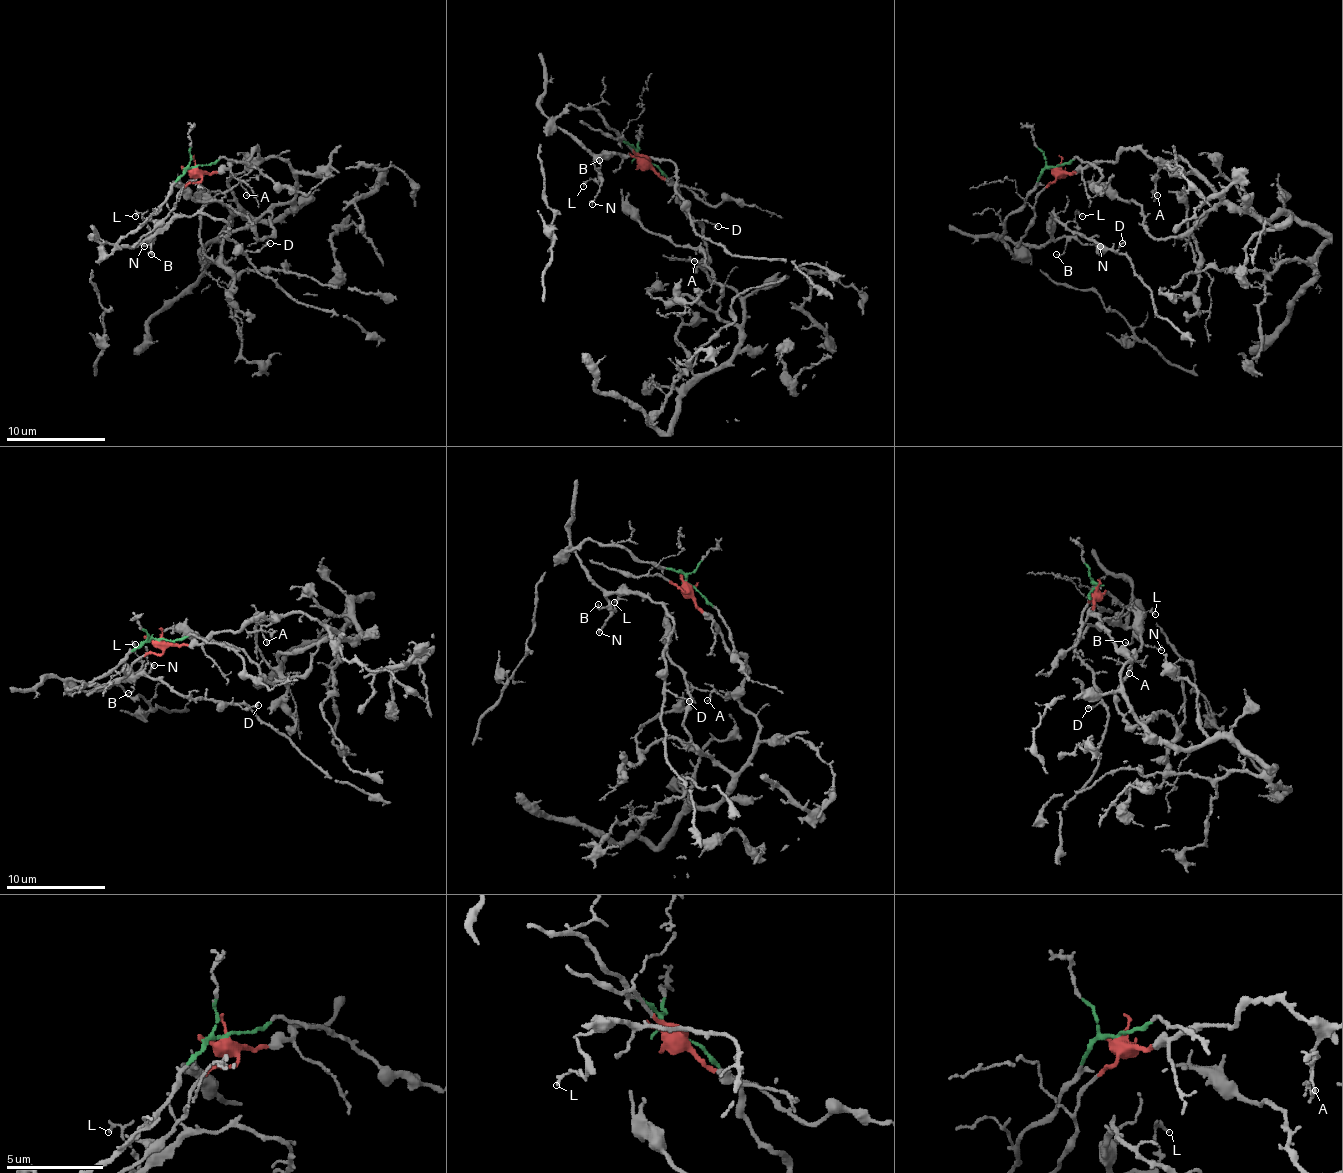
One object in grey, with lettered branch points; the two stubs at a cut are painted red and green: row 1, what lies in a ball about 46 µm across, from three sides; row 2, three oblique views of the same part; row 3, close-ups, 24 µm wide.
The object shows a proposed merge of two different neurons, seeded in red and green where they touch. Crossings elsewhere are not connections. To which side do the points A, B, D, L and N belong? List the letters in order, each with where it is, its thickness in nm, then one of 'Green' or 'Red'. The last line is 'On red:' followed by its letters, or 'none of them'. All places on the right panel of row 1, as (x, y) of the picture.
A: Place: (1157, 195). Thickness 110 nm. Red
B: Place: (1056, 254). Thickness 110 nm. Green
D: Place: (1122, 243). Thickness 130 nm. Green
L: Place: (1082, 216). Thickness 140 nm. Green
N: Place: (1100, 246). Thickness 170 nm. Green
On red: A

